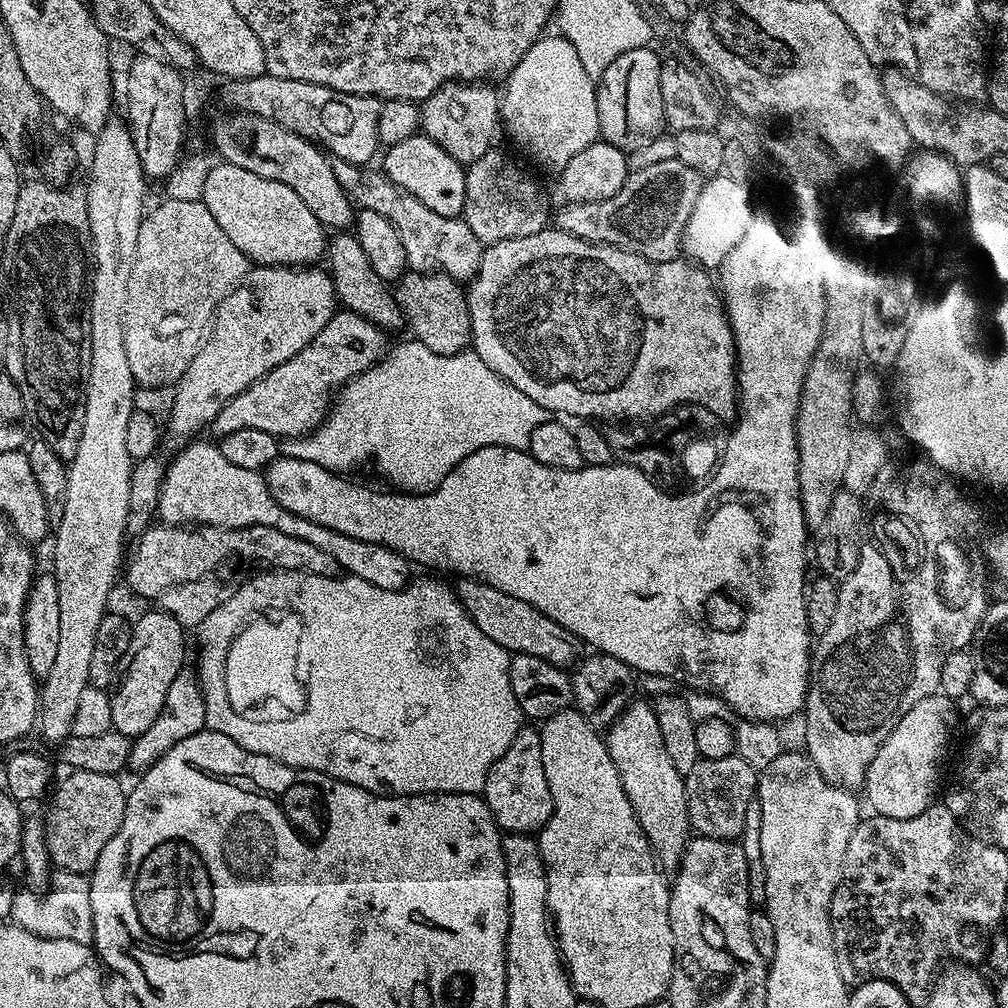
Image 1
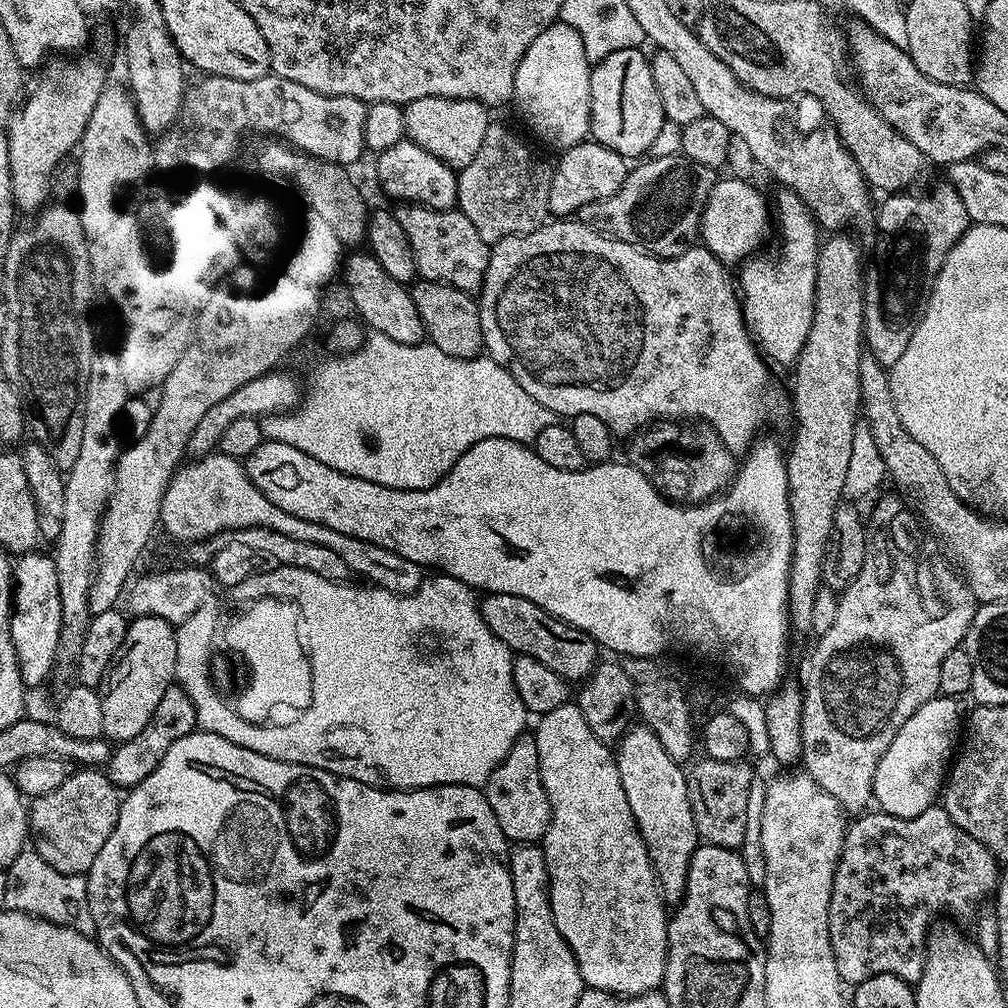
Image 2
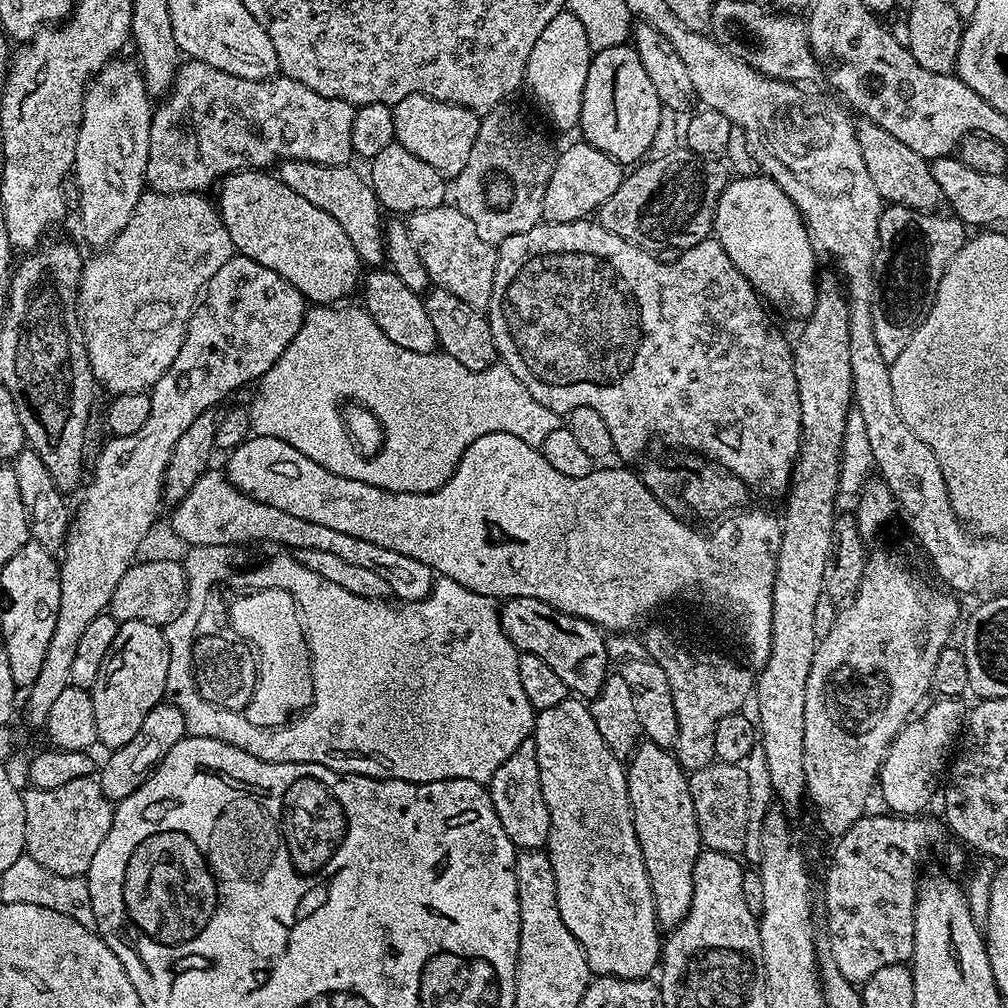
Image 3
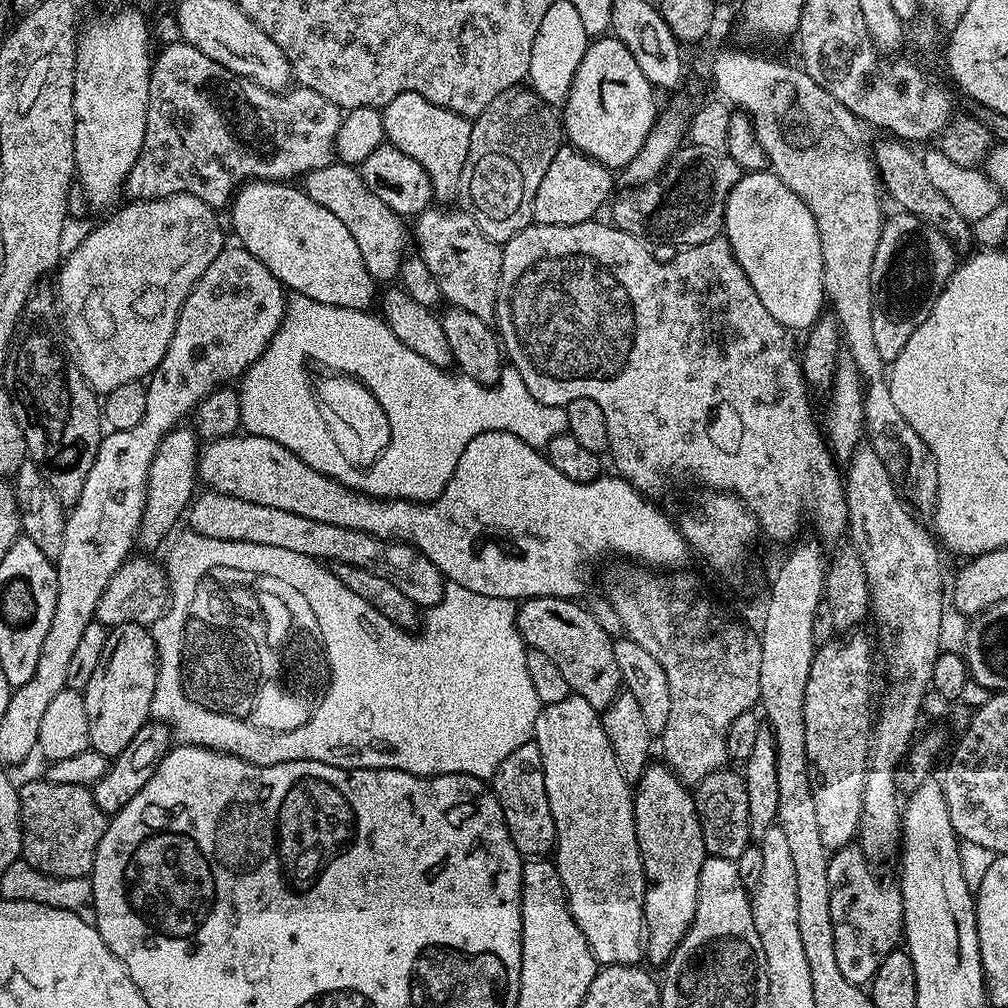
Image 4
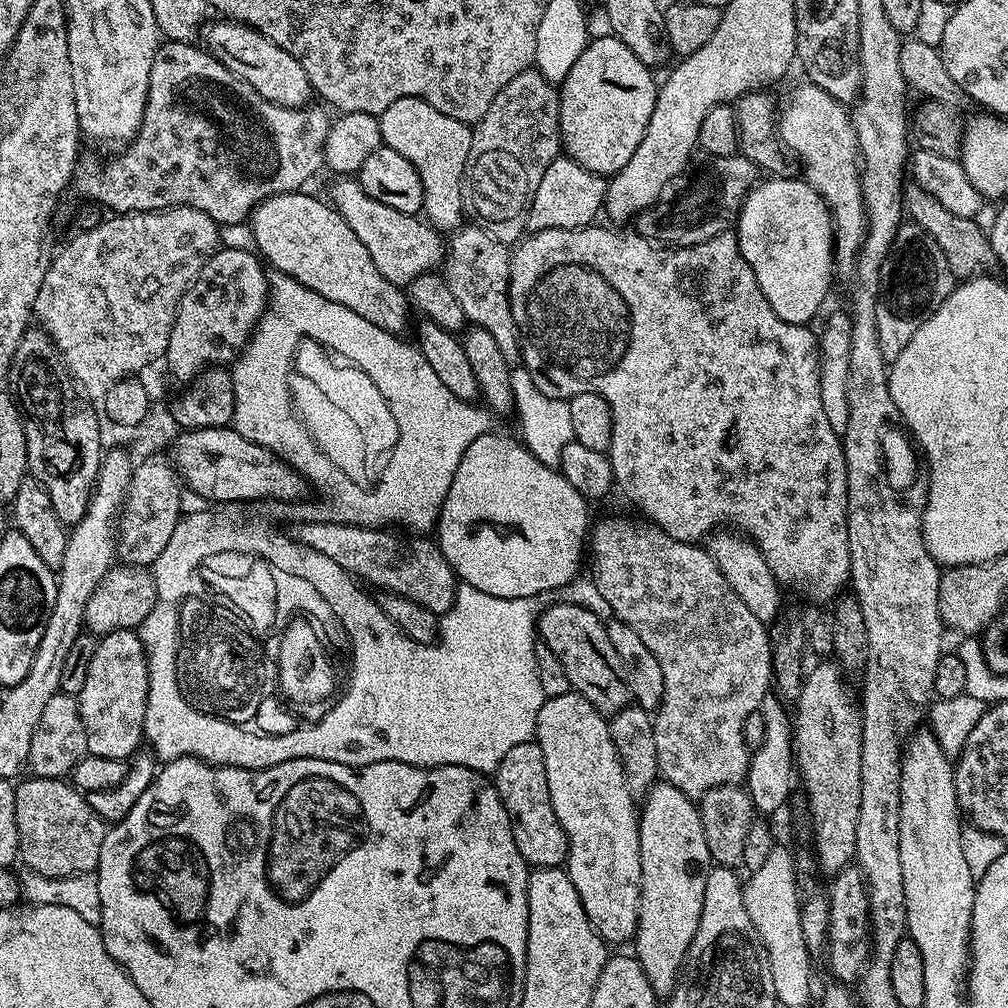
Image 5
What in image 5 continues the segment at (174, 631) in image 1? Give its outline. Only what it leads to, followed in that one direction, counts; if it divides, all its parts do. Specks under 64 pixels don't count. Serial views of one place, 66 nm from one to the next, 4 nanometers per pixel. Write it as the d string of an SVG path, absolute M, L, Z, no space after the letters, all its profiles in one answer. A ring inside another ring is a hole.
M120 628L117 632L103 633L96 641L86 683L78 697L89 756L128 760L136 755L144 740L147 693L148 659L139 631Z

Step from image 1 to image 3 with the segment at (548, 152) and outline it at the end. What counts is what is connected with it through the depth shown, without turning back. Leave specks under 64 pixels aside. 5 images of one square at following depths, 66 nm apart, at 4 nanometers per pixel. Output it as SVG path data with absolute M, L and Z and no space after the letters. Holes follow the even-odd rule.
M567 10L550 18L546 30L542 30L538 42L534 42L534 50L530 50L524 71L526 88L532 91L533 98L544 107L544 112L554 127L575 129L579 125L582 94L593 55L582 22L578 22L578 18L574 18L574 14Z

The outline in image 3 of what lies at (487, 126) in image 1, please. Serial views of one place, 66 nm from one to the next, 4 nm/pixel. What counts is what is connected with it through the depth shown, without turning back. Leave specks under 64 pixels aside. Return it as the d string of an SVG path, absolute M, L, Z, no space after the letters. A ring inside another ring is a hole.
M410 94L394 105L392 117L395 143L410 150L414 158L422 158L422 162L434 166L434 170L438 170L445 178L462 174L462 166L466 166L466 161L470 158L474 138L478 138L480 116L477 113L462 106L438 102L422 94Z

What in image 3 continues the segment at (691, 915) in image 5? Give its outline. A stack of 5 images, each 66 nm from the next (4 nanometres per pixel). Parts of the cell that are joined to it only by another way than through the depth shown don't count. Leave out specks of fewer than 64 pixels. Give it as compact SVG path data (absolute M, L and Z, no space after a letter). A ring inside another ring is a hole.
M641 742L632 753L626 771L634 834L650 878L656 923L661 929L671 930L684 921L690 910L694 866L702 851L698 818L694 818L694 798L690 798L689 773L680 767L669 749L647 742Z

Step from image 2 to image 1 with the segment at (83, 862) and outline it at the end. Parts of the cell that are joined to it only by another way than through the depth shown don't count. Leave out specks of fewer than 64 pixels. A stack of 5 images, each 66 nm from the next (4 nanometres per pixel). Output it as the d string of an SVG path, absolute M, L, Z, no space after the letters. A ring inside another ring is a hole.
M69 771L68 777L51 793L52 801L48 804L48 813L42 816L46 850L49 861L62 872L91 873L106 842L118 834L118 826L122 826L122 818L126 810L126 788L119 784L116 776L106 774L90 774L89 772Z

